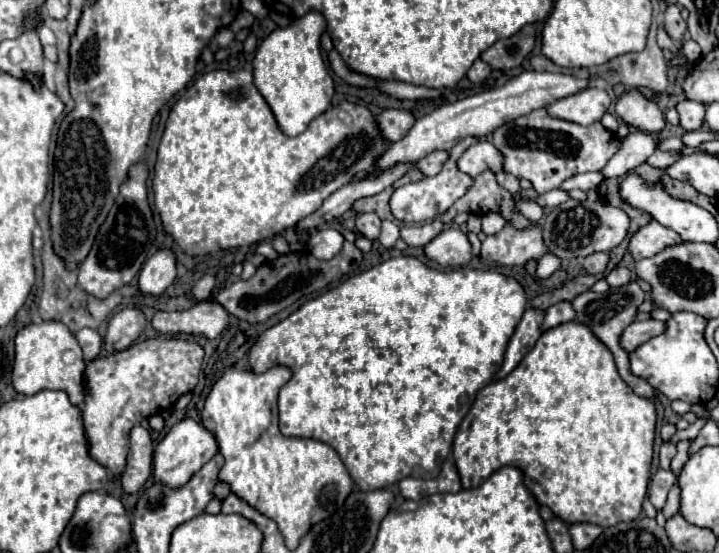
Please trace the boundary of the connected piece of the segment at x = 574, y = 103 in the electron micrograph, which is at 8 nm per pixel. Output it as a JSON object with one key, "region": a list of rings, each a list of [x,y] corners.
{"region":[[[587,87],[575,95],[569,95],[551,103],[549,115],[567,119],[573,123],[581,123],[581,125],[591,125],[605,115],[609,103],[611,99],[607,91],[599,87]]]}

